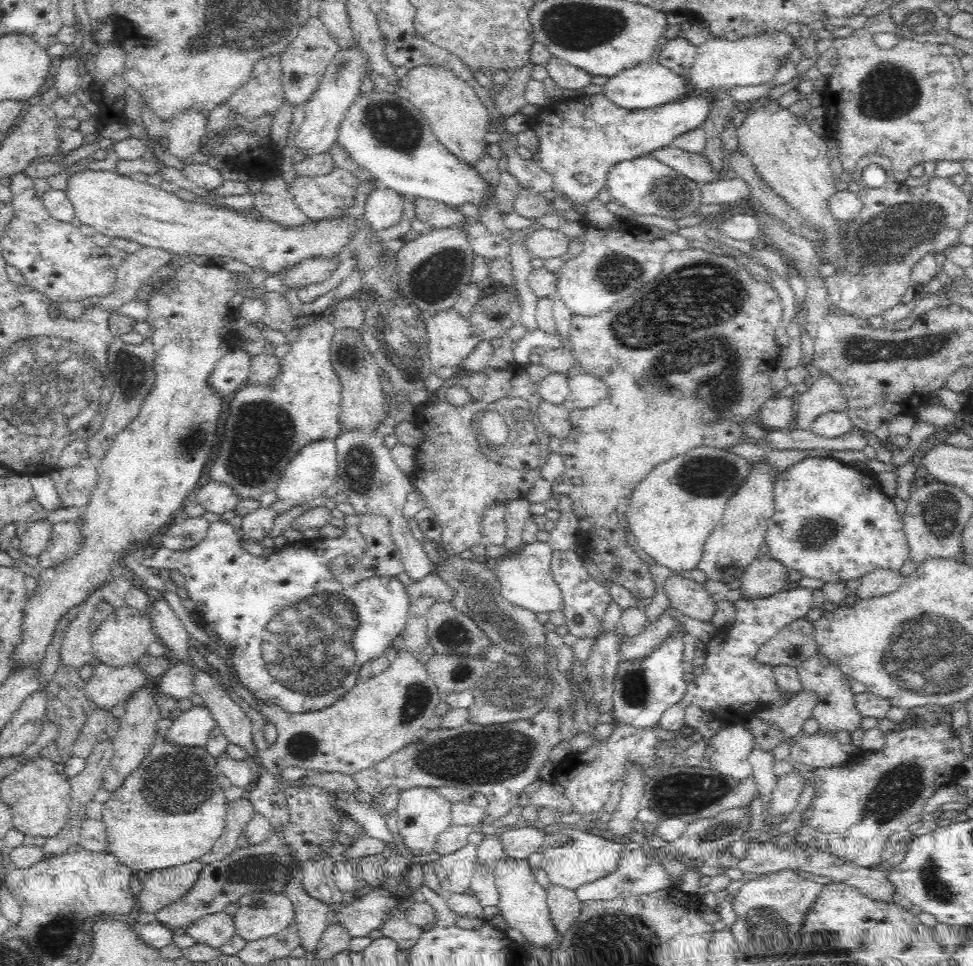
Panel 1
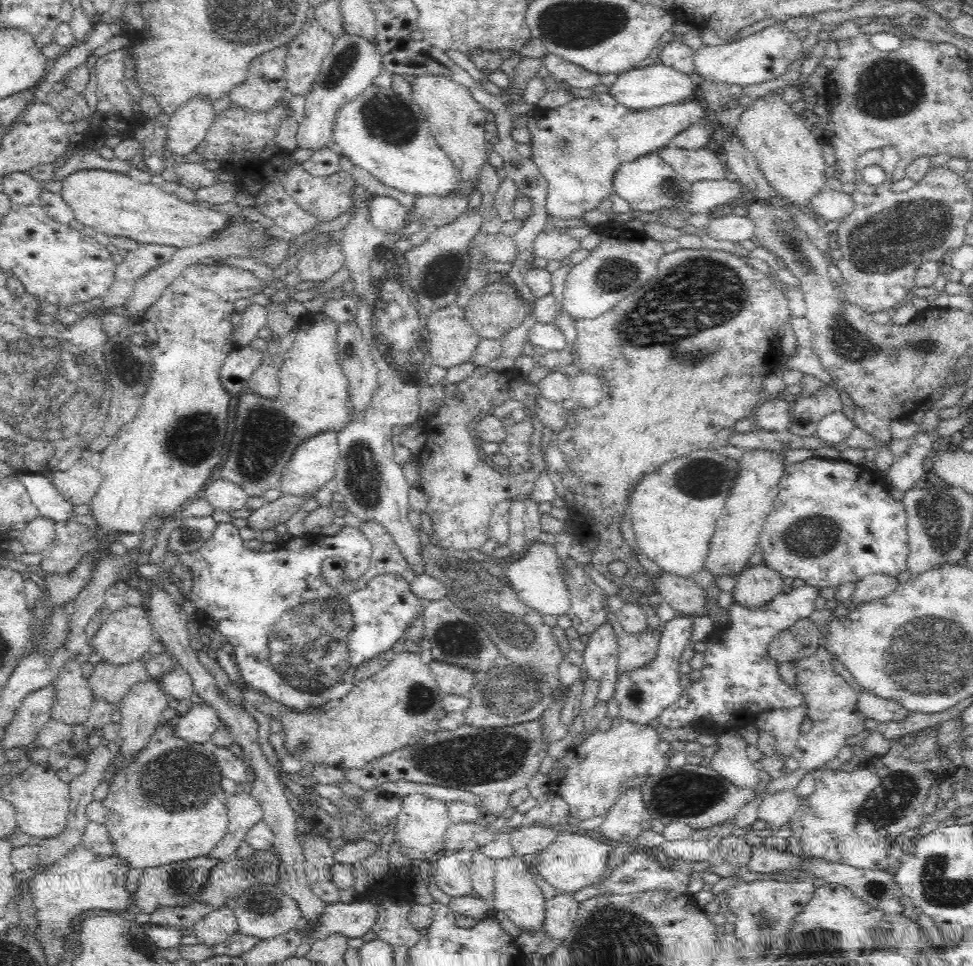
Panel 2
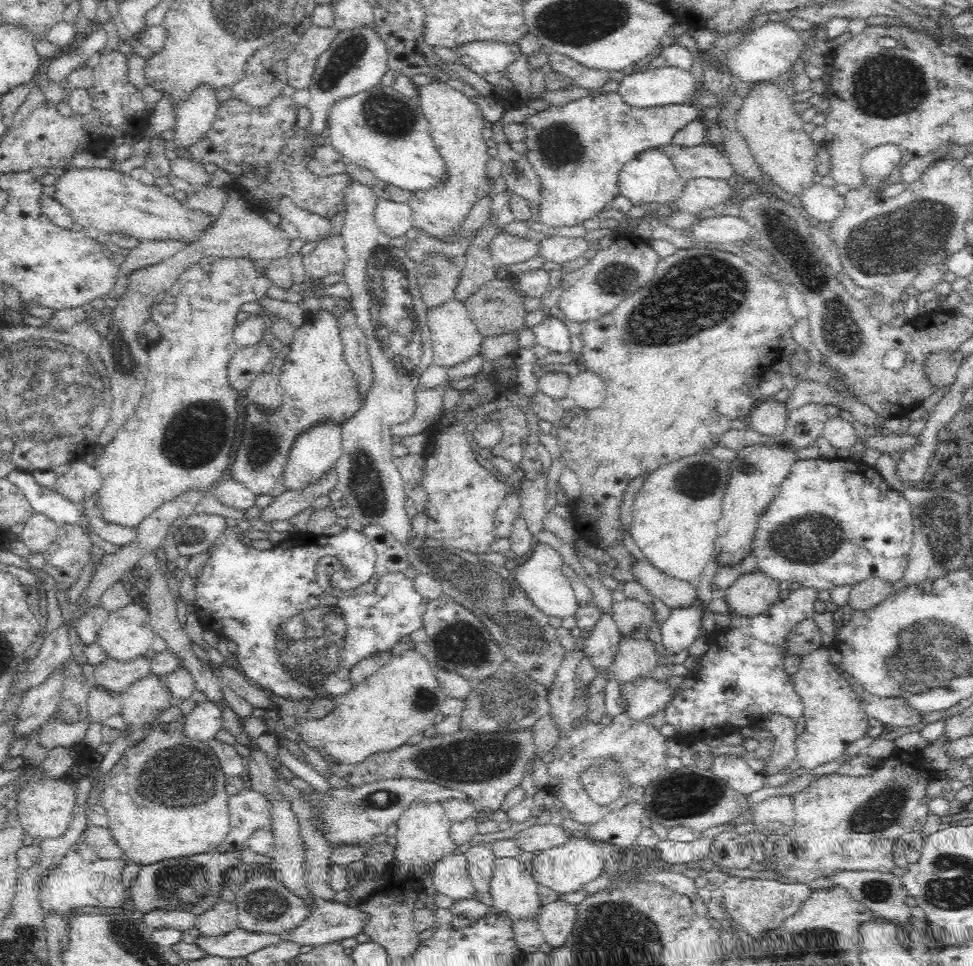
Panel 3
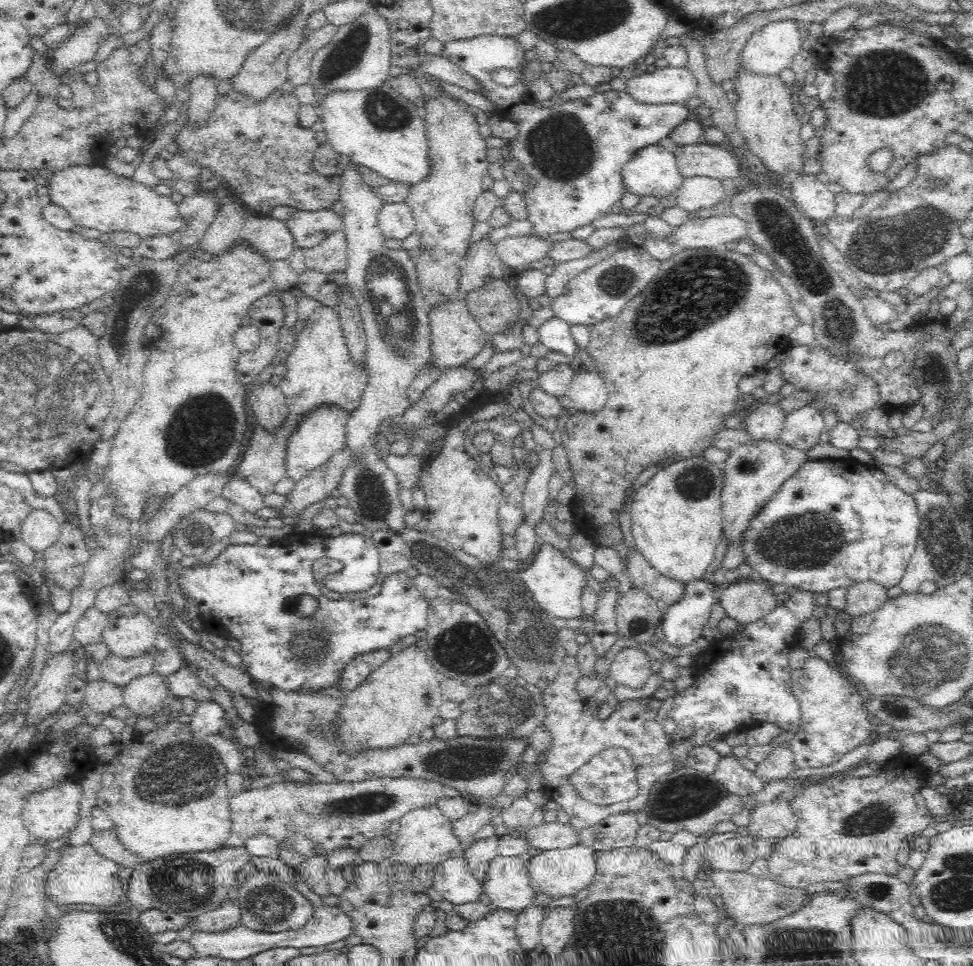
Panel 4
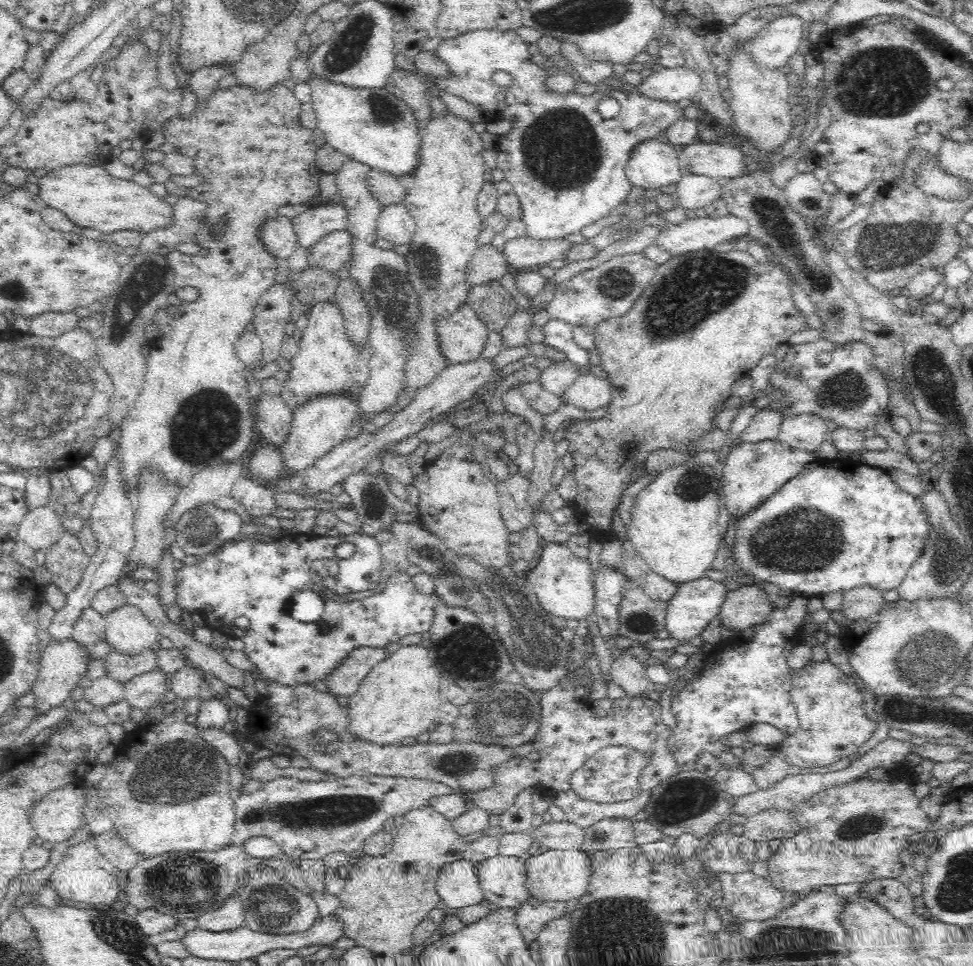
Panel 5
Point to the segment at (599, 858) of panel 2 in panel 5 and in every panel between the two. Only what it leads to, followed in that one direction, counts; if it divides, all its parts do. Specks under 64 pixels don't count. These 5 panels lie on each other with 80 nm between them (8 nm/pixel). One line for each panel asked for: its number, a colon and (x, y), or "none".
3: (566, 869)
4: (559, 873)
5: (556, 876)

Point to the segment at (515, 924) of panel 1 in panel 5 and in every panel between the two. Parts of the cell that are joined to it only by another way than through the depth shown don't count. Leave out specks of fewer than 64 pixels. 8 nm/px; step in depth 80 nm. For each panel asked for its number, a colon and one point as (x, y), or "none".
2: (515, 893)
3: (512, 887)
4: (507, 884)
5: (501, 878)

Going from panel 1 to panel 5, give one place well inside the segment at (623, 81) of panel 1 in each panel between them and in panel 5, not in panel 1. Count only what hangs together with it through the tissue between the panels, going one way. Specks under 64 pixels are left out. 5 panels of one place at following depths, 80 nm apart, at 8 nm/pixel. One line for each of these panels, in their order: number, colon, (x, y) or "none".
2: (648, 86)
3: (645, 87)
4: (664, 85)
5: (672, 85)

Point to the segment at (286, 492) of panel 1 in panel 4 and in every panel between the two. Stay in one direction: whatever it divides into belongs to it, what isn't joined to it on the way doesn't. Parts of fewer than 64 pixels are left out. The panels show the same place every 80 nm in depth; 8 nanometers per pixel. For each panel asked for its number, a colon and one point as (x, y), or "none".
2: (312, 464)
3: (315, 450)
4: (322, 432)

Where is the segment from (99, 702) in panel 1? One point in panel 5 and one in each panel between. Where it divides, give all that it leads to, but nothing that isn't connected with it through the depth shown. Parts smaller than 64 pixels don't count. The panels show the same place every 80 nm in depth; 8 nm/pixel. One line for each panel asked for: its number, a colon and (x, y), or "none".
2: (110, 682)
3: (115, 676)
4: (120, 671)
5: (122, 667)

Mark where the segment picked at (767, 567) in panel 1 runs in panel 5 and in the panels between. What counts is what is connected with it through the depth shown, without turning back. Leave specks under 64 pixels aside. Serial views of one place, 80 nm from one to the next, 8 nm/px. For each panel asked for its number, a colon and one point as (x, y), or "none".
2: (755, 586)
3: (752, 594)
4: (745, 602)
5: (749, 606)

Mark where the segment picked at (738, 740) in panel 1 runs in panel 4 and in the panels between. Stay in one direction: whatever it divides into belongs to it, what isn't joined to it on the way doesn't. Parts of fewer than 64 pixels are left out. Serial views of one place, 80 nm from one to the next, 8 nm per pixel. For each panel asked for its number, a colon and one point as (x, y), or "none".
2: (731, 762)
3: (733, 770)
4: (737, 780)

